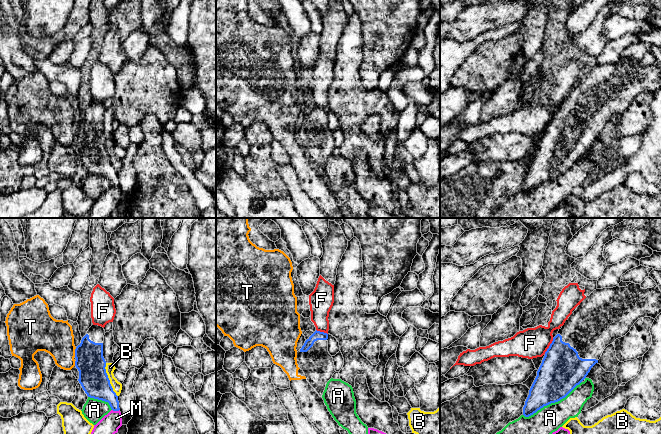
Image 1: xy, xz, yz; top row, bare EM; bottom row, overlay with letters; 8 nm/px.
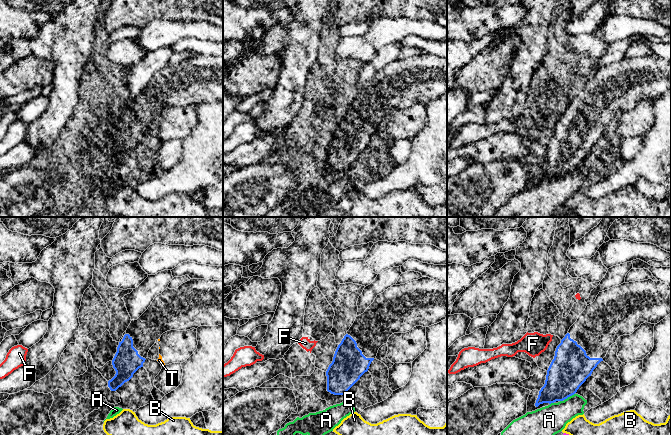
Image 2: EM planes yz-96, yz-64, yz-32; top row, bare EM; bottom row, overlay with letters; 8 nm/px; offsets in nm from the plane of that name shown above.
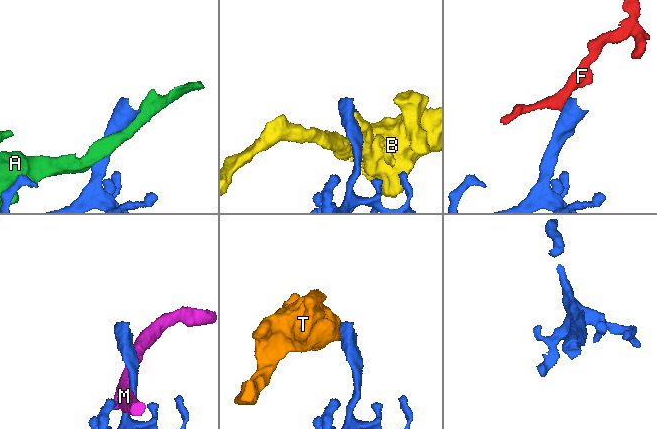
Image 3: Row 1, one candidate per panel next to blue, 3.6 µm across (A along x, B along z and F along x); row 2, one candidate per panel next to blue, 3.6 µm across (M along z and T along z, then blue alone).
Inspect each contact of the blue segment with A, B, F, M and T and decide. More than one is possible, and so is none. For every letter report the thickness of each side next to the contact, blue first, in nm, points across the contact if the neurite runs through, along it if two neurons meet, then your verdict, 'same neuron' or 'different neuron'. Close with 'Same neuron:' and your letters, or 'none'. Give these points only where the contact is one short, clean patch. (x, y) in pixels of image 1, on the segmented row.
A: 340/220 nm | different neuron
B: 220/80 nm | along xy (105, 363), (105, 372), (112, 390), (117, 396) | different neuron
F: 340/240 nm | along yz (553, 338), (544, 353) | different neuron
M: 200/160 nm | different neuron
T: 220/280 nm | along xy (76, 347), (74, 356) | different neuron
Same neuron: none

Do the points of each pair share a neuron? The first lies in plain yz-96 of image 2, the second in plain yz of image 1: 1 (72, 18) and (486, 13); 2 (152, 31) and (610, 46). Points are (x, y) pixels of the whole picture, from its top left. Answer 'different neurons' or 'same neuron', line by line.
1: different neurons
2: different neurons

